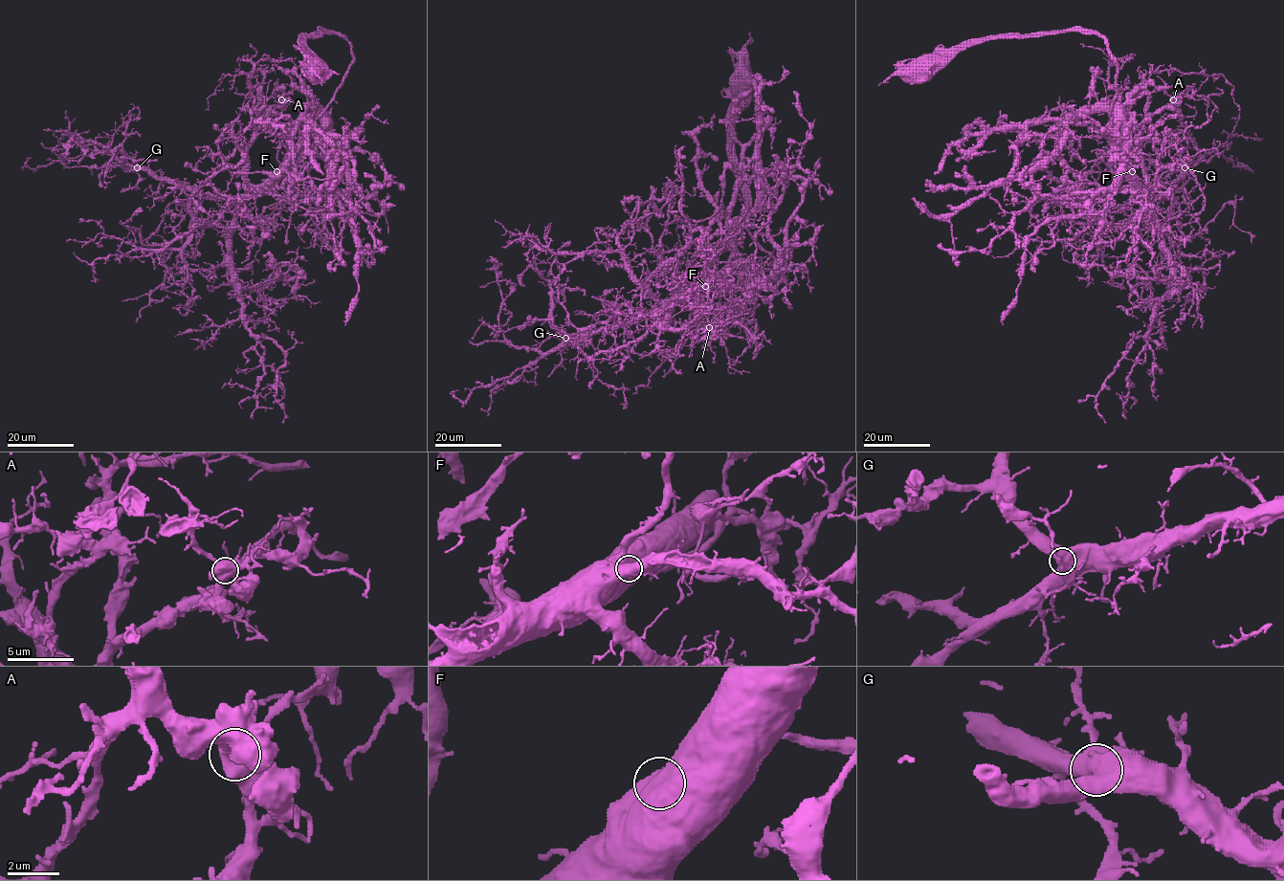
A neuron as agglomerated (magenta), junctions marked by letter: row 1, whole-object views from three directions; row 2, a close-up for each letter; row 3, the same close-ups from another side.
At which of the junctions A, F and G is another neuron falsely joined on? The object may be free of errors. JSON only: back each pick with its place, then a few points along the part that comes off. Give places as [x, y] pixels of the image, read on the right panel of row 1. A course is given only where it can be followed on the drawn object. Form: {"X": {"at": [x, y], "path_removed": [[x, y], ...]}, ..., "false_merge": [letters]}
{"false_merge": []}

